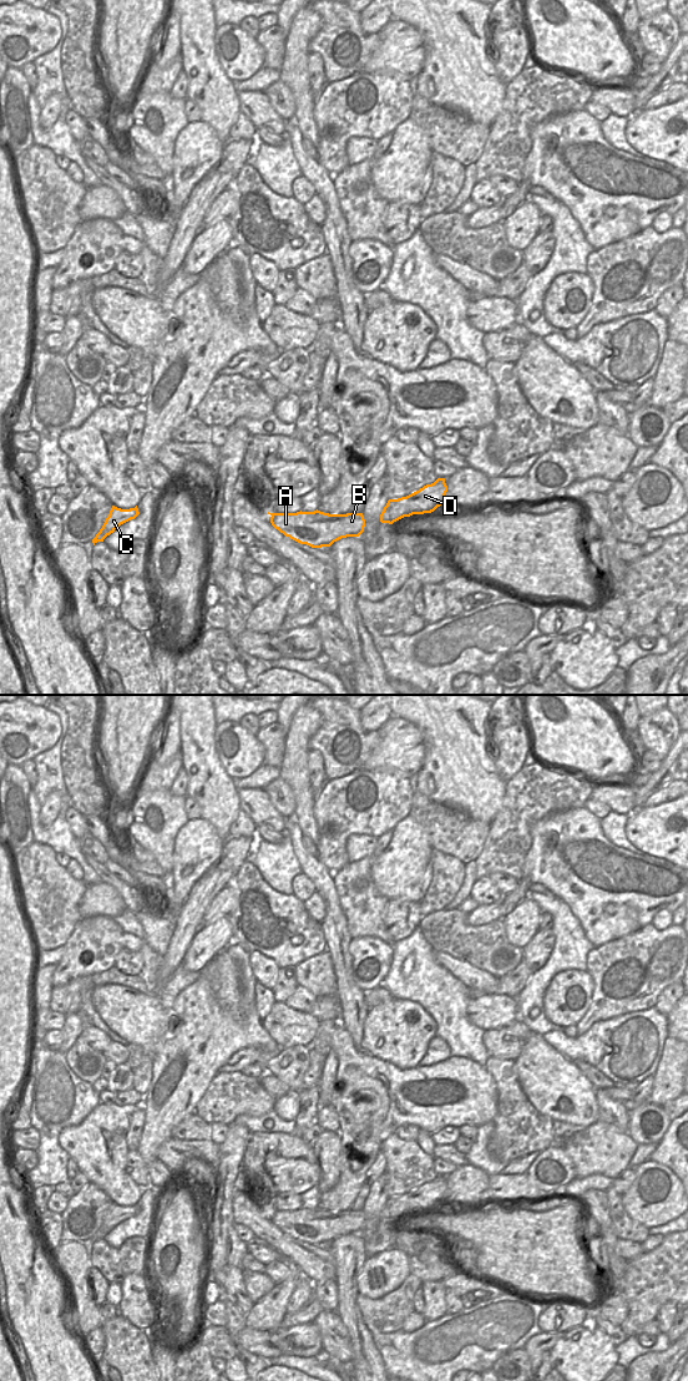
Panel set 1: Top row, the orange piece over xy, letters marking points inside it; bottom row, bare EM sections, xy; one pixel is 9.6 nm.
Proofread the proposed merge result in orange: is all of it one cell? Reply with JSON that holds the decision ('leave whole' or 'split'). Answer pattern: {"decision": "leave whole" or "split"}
{"decision": "leave whole"}

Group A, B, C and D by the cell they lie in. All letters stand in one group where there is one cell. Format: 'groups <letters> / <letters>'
groups A B C D

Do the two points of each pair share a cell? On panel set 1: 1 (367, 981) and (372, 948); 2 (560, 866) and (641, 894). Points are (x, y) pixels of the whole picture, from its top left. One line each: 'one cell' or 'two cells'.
1: one cell
2: one cell

